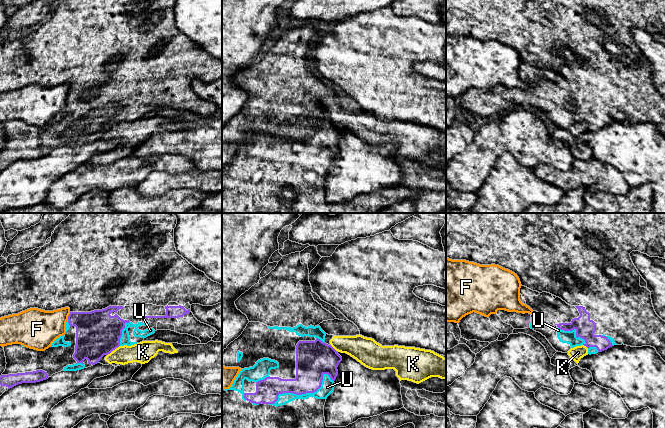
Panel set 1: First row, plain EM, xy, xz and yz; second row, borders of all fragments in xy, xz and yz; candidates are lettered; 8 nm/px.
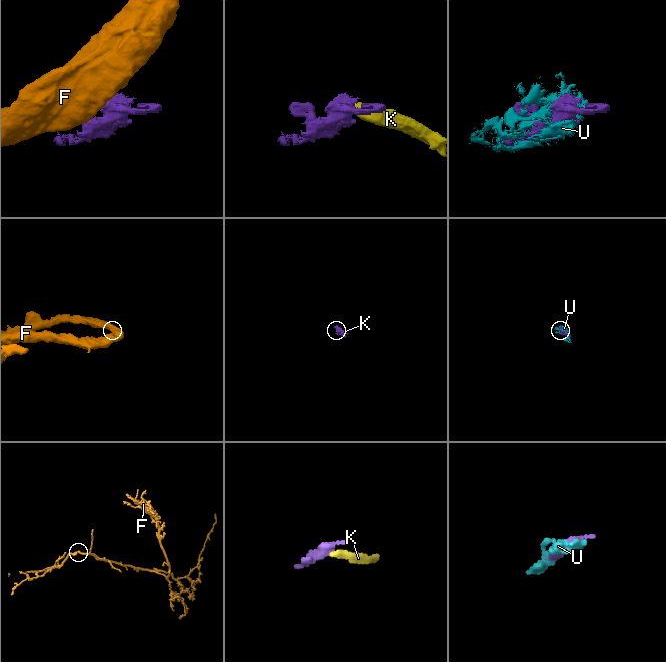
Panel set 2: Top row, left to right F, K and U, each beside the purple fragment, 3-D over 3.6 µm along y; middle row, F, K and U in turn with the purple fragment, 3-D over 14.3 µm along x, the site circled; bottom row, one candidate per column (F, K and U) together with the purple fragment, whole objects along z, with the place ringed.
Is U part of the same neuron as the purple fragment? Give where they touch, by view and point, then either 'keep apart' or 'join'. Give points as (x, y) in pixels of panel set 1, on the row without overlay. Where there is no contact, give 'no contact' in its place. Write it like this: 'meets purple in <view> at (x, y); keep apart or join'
meets purple in xz at (303, 169); join

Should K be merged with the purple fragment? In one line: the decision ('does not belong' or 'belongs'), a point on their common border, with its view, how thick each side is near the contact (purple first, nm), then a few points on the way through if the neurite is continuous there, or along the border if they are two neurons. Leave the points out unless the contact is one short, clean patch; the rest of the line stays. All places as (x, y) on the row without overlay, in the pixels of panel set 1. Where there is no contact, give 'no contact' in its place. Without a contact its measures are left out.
does not belong | xy (113, 125) | 360/170 nm | along xy (119, 121), (107, 131)

